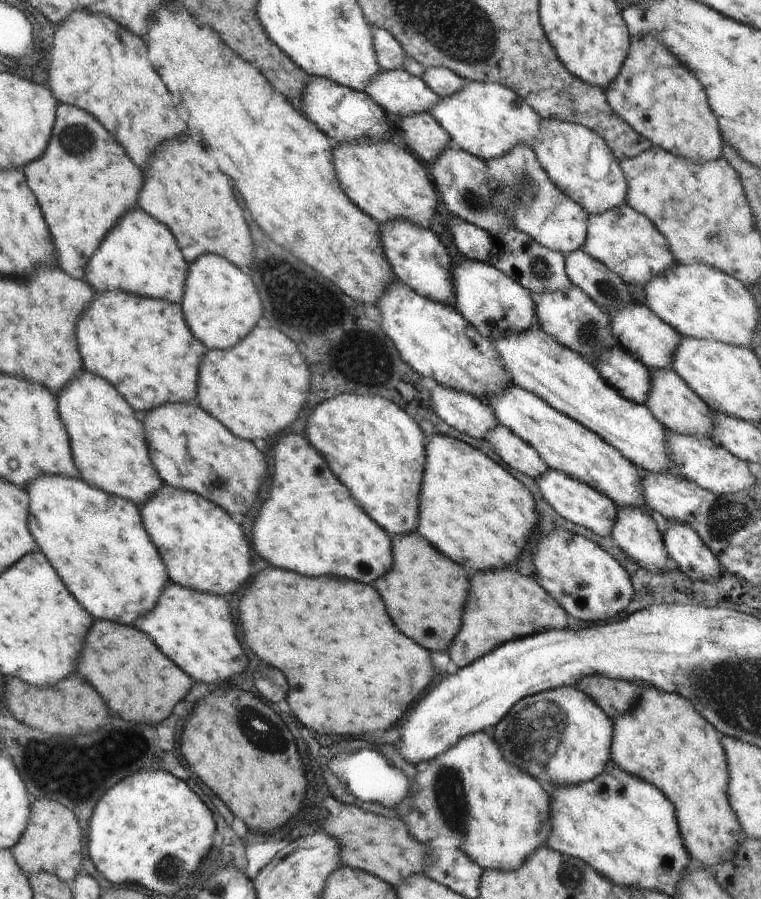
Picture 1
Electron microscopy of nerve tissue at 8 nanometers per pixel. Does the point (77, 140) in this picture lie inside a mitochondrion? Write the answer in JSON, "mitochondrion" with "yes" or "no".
{"mitochondrion":"yes"}

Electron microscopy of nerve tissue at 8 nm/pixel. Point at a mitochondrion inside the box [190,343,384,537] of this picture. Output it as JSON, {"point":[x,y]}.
{"point":[217,483]}

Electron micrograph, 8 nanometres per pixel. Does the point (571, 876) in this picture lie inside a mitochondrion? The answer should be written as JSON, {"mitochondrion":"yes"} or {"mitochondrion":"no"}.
{"mitochondrion":"yes"}

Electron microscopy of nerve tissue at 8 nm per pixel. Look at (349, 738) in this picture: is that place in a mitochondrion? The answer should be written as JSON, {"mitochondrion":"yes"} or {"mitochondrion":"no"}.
{"mitochondrion":"no"}

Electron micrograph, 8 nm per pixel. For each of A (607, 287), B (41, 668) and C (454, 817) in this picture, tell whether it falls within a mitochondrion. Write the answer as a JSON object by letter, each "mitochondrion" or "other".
{"A":"mitochondrion","B":"other","C":"mitochondrion"}

